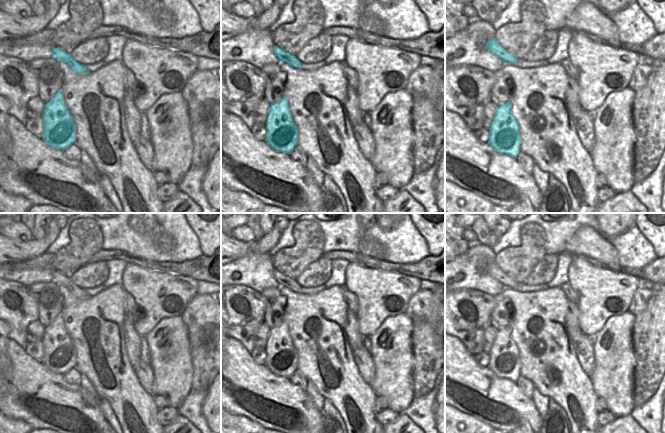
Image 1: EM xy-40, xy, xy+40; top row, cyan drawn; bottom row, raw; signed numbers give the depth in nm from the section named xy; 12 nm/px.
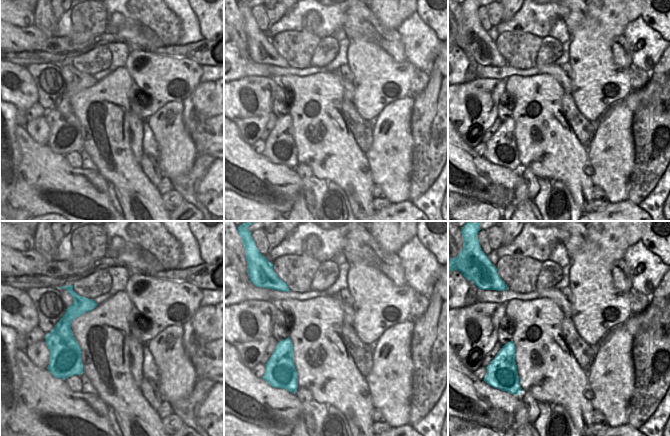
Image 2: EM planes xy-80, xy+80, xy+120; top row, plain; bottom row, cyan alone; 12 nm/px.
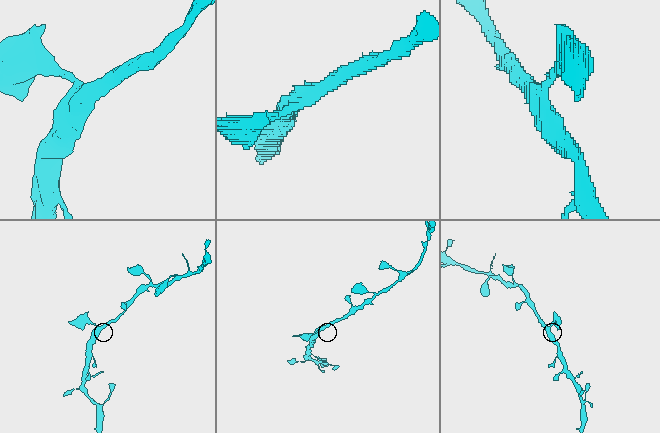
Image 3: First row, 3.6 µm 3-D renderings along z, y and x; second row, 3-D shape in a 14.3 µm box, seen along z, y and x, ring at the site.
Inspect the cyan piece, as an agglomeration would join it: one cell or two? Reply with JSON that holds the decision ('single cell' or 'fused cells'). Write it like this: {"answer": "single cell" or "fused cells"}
{"answer": "single cell"}

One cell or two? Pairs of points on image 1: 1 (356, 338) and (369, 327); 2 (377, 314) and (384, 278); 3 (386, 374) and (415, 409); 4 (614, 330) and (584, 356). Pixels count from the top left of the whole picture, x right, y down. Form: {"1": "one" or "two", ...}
{"1": "two", "2": "one", "3": "two", "4": "two"}

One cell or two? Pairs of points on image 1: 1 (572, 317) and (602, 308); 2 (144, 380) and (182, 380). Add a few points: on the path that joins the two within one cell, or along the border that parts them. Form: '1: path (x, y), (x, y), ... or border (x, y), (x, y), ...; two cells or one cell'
1: border (576, 304), (579, 328), (581, 330); two cells
2: border (150, 364), (153, 373), (152, 392), (155, 395); two cells

